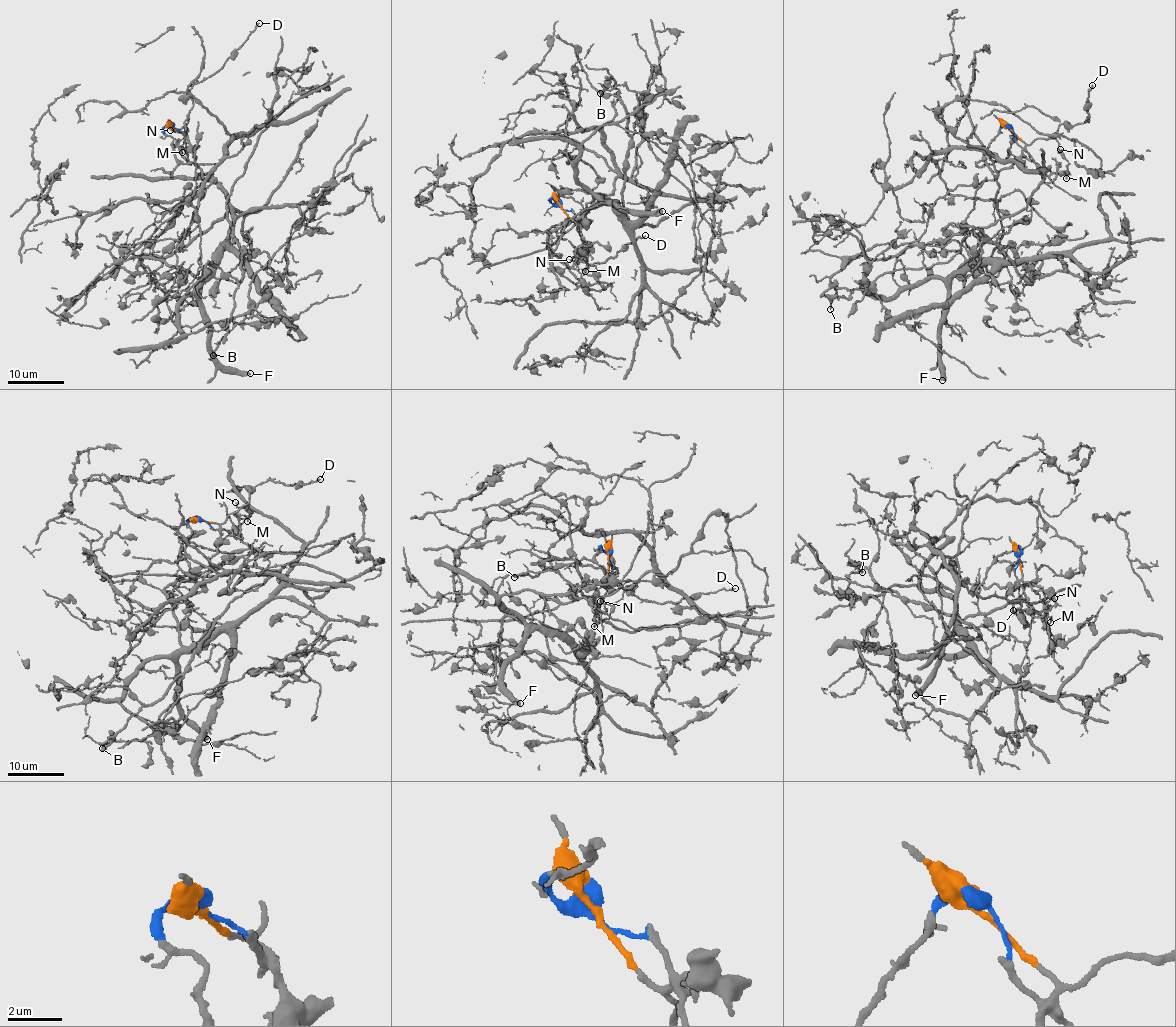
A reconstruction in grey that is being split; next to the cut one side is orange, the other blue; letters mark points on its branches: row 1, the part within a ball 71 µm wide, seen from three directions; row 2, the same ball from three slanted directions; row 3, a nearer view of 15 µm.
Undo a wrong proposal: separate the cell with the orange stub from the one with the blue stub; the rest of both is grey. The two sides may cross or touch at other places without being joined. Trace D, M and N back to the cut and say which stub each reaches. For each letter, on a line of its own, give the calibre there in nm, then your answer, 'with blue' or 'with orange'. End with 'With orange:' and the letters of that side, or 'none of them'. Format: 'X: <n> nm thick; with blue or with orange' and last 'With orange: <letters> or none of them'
D: 190 nm thick; with orange
M: 170 nm thick; with orange
N: 220 nm thick; with orange
With orange: D, M, N

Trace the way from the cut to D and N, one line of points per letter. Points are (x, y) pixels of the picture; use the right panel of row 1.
D: (1010, 128), (1029, 144), (1055, 133), (1060, 126), (1088, 120), (1086, 100), (1091, 84)
N: (1010, 128), (1029, 144), (1039, 138), (1053, 138), (1058, 142), (1059, 152), (1061, 149)

